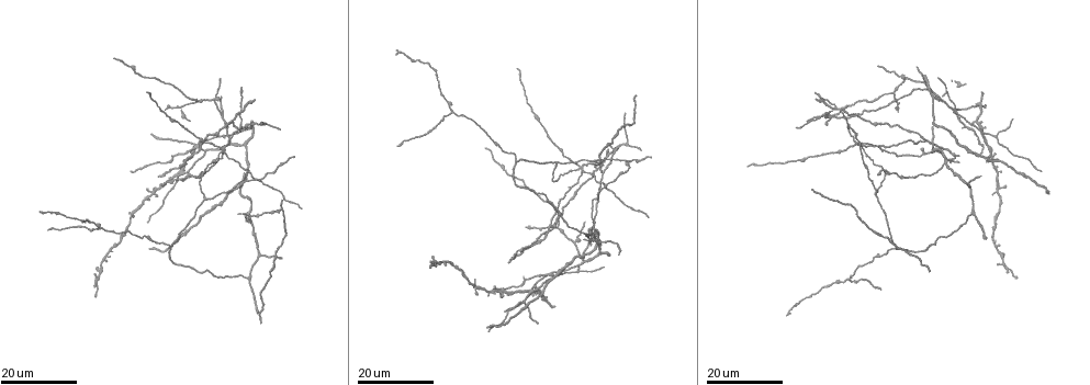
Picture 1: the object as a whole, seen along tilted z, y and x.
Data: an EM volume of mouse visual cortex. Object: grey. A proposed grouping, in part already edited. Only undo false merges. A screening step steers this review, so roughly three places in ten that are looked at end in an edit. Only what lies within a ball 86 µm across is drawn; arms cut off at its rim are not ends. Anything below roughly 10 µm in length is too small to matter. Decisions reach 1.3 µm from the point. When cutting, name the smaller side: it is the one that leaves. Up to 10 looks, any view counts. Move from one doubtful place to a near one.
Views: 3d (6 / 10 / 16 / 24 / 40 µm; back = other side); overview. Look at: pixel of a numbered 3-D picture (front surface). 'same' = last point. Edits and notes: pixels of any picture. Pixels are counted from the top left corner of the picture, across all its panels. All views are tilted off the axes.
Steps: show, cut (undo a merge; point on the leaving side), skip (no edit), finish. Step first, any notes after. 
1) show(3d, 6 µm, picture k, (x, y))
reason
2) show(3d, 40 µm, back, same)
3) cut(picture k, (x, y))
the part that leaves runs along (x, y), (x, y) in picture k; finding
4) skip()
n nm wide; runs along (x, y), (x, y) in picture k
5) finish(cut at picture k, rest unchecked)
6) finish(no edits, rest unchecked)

show(3d, 24 µm, picture 1, (942, 162))
thin arm on a thick one

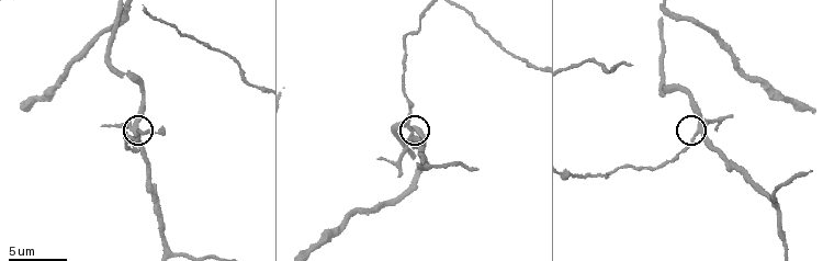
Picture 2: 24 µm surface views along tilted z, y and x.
show(3d, 10 µm, picture 2, (697, 135))

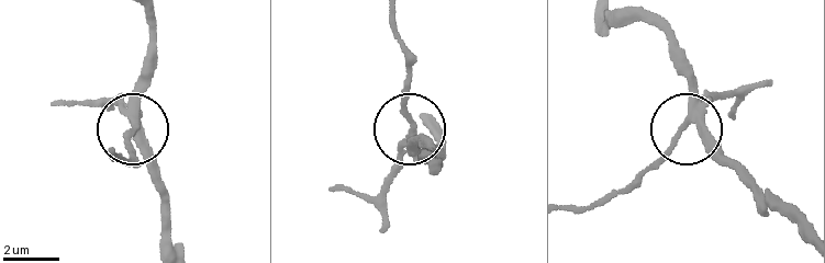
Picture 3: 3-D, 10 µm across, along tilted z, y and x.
cut(picture 3, (125, 140))
side arm 68 µm; the part that leaves runs along (411, 134), (396, 9) in picture 3; two cells meet here

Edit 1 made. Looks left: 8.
show(3d, 6 µm, picture 2, (667, 14))
three arms meet

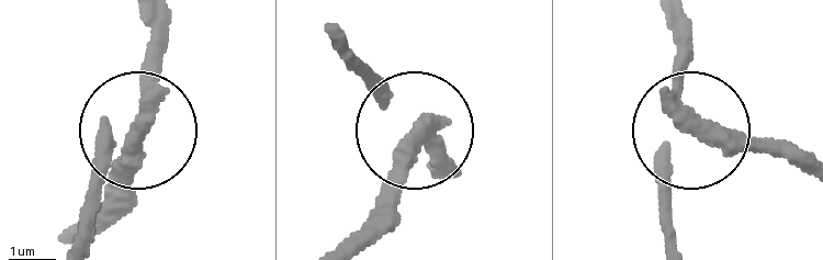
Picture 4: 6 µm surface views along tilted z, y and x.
show(3d, 6 µm, back, picture 4, (692, 121))

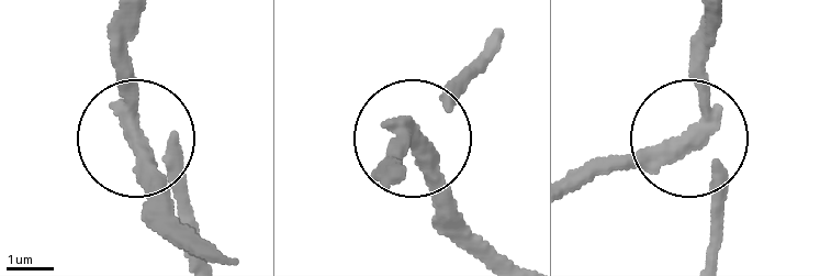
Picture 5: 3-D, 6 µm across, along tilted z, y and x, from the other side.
cut(picture 5, (150, 162))
side arm 47 µm; the part that leaves runs along (128, 112), (157, 189), (206, 238) in picture 5; a second cell is stuck on

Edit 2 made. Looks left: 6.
show(overview)

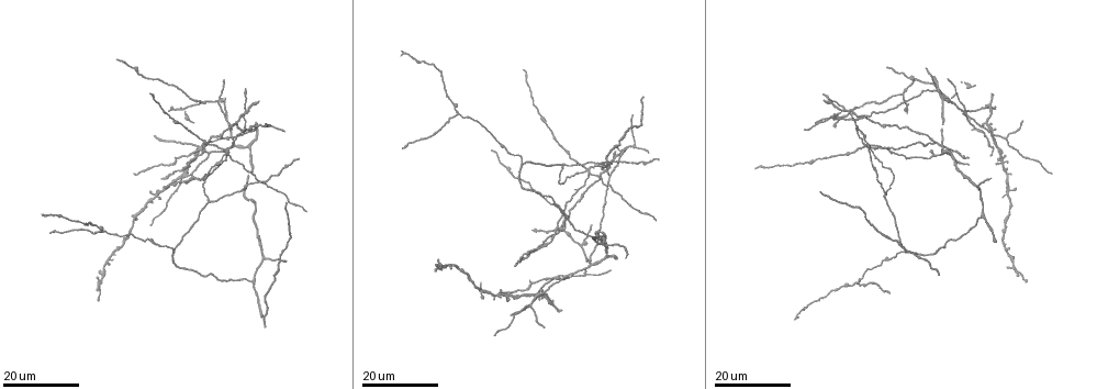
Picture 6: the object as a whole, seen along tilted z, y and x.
show(3d, 24 µm, picture 6, (199, 148))
two arms in line, one across

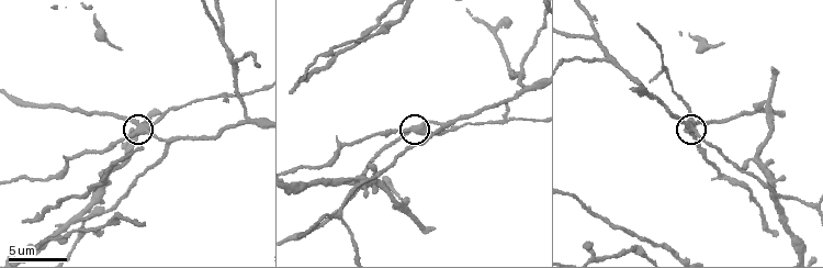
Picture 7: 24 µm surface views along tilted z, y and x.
show(3d, 10 µm, picture 7, (135, 131))

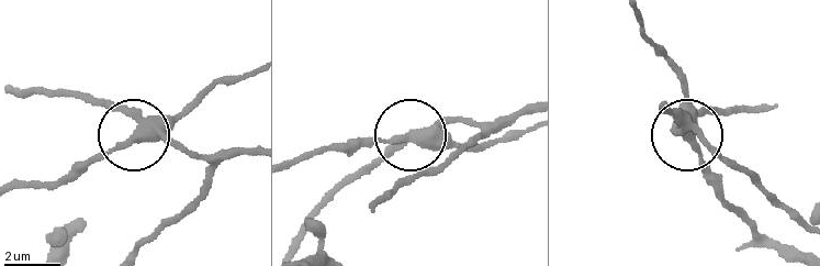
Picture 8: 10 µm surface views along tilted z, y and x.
cut(picture 8, (116, 145))
390 nm wide; two cells meet here

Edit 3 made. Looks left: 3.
show(overview)
see it whole again

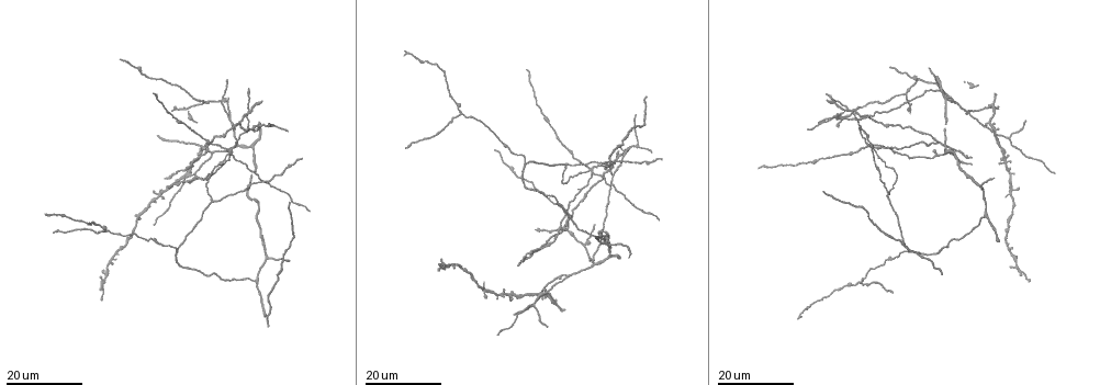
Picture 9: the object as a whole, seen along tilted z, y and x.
show(3d, 24 µm, picture 9, (236, 147))
arms part here

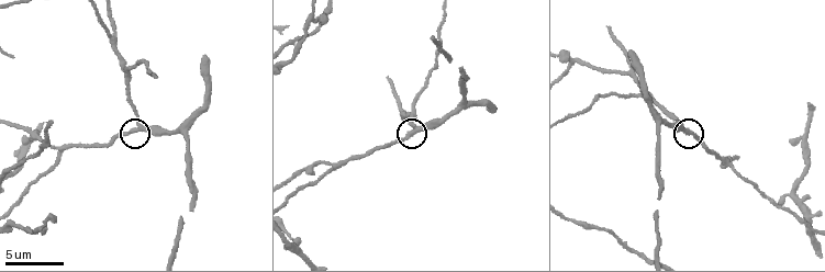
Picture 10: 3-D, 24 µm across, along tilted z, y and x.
show(3d, 10 µm, picture 10, (415, 129))

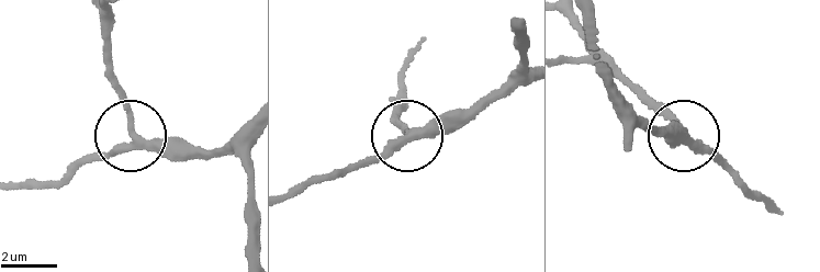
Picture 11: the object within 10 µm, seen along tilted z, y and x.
skip()
side arm 58 µm; 3 arms; one cell here

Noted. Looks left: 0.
finish(cut at picture 3, cut at picture 5, cut at picture 8, rest unchecked)

